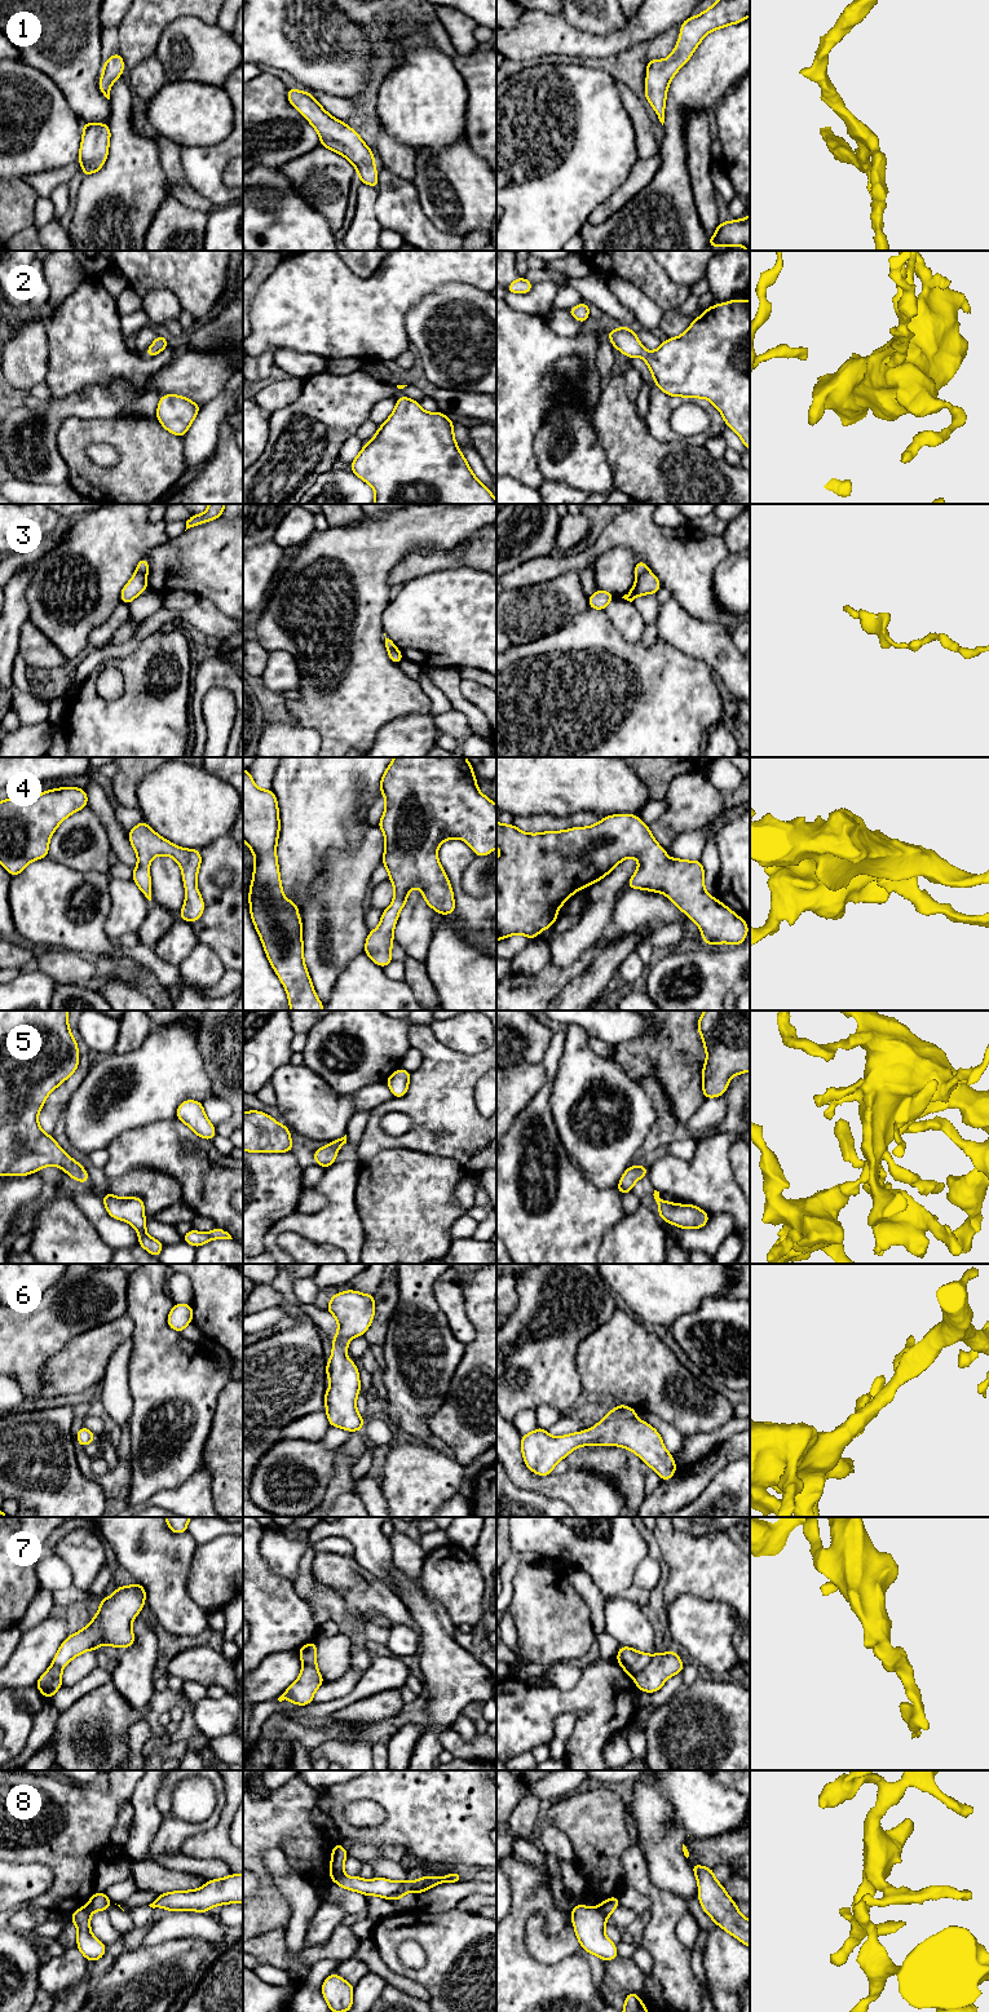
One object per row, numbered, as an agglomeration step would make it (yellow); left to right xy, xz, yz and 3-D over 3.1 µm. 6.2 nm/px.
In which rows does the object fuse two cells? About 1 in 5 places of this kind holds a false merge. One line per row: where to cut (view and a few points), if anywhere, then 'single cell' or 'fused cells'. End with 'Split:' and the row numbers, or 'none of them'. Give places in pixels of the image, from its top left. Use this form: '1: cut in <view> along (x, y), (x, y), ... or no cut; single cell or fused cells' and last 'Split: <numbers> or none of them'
1: no cut; single cell
2: no cut; single cell
3: cut in xy along (136, 571), (146, 574); fused cells
4: no cut; single cell
5: no cut; single cell
6: no cut; single cell
7: cut in yz along (653, 1655), (650, 1662), (634, 1676); fused cells
8: cut in yz along (599, 1905), (606, 1918); fused cells
Split: 3, 7, 8

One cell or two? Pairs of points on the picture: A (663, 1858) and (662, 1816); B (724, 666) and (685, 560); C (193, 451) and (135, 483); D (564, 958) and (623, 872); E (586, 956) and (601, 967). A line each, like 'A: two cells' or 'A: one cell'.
A: one cell
B: two cells
C: two cells
D: one cell
E: two cells

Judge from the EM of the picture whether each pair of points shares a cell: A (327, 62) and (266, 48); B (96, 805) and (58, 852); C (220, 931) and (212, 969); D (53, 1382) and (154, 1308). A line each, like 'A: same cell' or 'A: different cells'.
A: same cell
B: different cells
C: different cells
D: different cells

